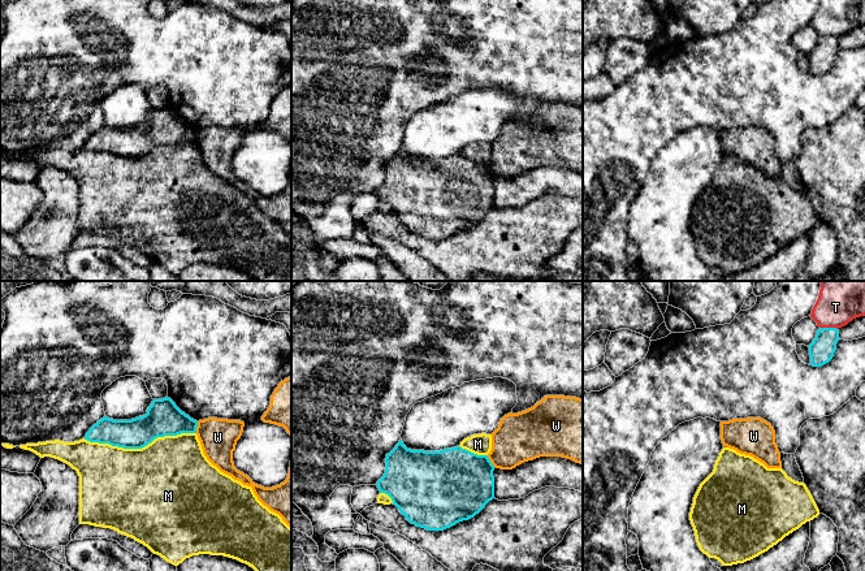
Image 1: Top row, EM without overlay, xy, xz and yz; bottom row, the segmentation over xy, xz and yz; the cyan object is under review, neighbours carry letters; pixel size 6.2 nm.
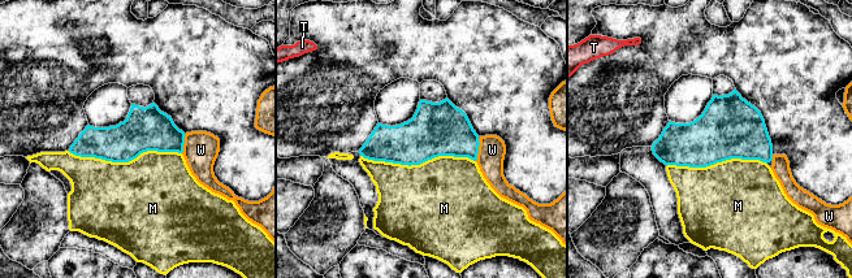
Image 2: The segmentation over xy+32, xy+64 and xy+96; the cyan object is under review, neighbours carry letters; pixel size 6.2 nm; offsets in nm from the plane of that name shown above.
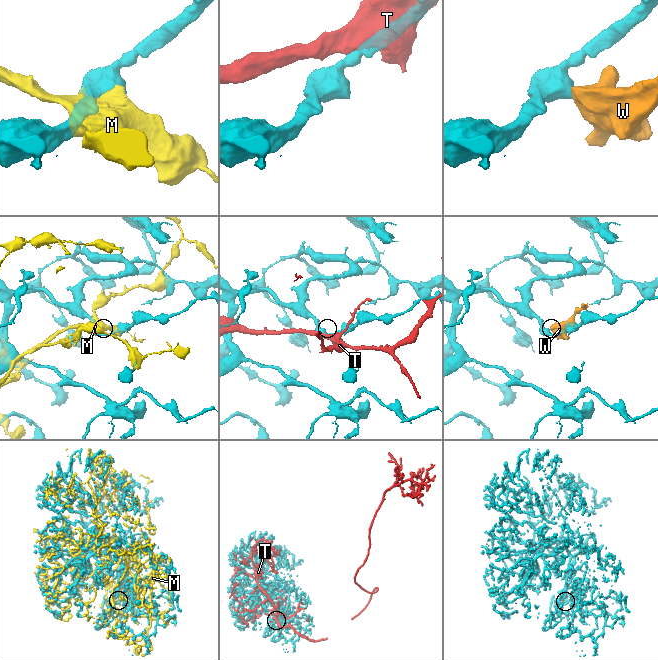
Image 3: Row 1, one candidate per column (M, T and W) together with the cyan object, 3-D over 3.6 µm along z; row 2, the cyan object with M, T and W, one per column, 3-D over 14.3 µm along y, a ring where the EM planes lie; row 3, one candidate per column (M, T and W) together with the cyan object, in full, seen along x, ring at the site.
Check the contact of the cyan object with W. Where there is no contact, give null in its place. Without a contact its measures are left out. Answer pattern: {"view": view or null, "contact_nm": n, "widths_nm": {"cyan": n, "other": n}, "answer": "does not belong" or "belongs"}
{"view": "xy", "contact_nm": 70, "widths_nm": {"cyan": 220, "other": 220}, "answer": "does not belong"}

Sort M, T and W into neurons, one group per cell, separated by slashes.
M / T / W

